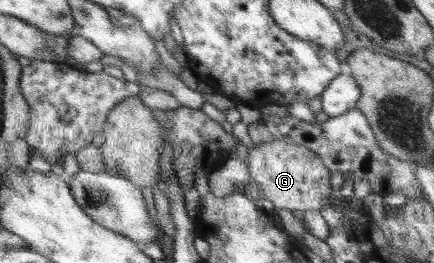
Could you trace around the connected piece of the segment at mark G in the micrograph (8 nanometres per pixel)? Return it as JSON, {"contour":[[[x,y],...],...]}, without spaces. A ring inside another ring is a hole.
{"contour":[[[273,139],[264,145],[256,145],[248,152],[246,165],[251,180],[261,186],[261,197],[270,200],[276,208],[287,208],[296,214],[305,210],[320,211],[329,203],[331,172],[322,159],[289,139]]]}

